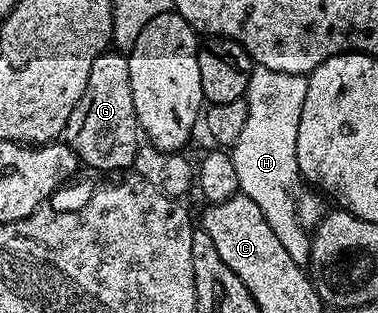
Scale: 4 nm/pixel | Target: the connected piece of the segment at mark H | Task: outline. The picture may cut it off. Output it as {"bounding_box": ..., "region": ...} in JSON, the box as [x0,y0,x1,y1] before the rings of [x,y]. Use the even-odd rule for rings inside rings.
{"bounding_box":[230,65,312,267],"region":[[[253,65],[252,75],[248,81],[248,91],[243,96],[244,101],[248,103],[248,107],[246,108],[246,124],[242,128],[242,133],[238,135],[238,140],[230,147],[230,155],[238,178],[239,193],[250,196],[250,200],[254,200],[254,204],[258,204],[258,208],[262,208],[262,216],[266,216],[266,224],[270,224],[270,228],[273,230],[274,236],[278,236],[282,248],[286,248],[286,253],[290,256],[290,260],[294,260],[294,264],[302,267],[308,266],[308,257],[310,256],[310,248],[312,247],[312,239],[309,231],[300,225],[300,221],[296,216],[296,200],[298,197],[296,185],[301,185],[302,182],[302,175],[298,168],[298,160],[296,159],[296,153],[298,152],[298,120],[302,120],[302,104],[306,104],[307,87],[308,80],[305,75],[291,74],[290,72],[274,72],[274,68]]]}

